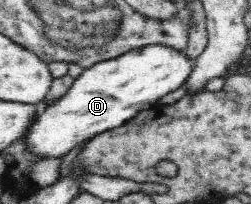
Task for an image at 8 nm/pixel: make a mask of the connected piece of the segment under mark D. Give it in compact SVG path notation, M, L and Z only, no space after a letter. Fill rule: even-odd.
M147 44L86 68L72 87L47 108L42 107L23 138L28 148L45 159L59 158L79 142L117 128L139 112L159 103L166 94L184 86L195 59L166 44Z

